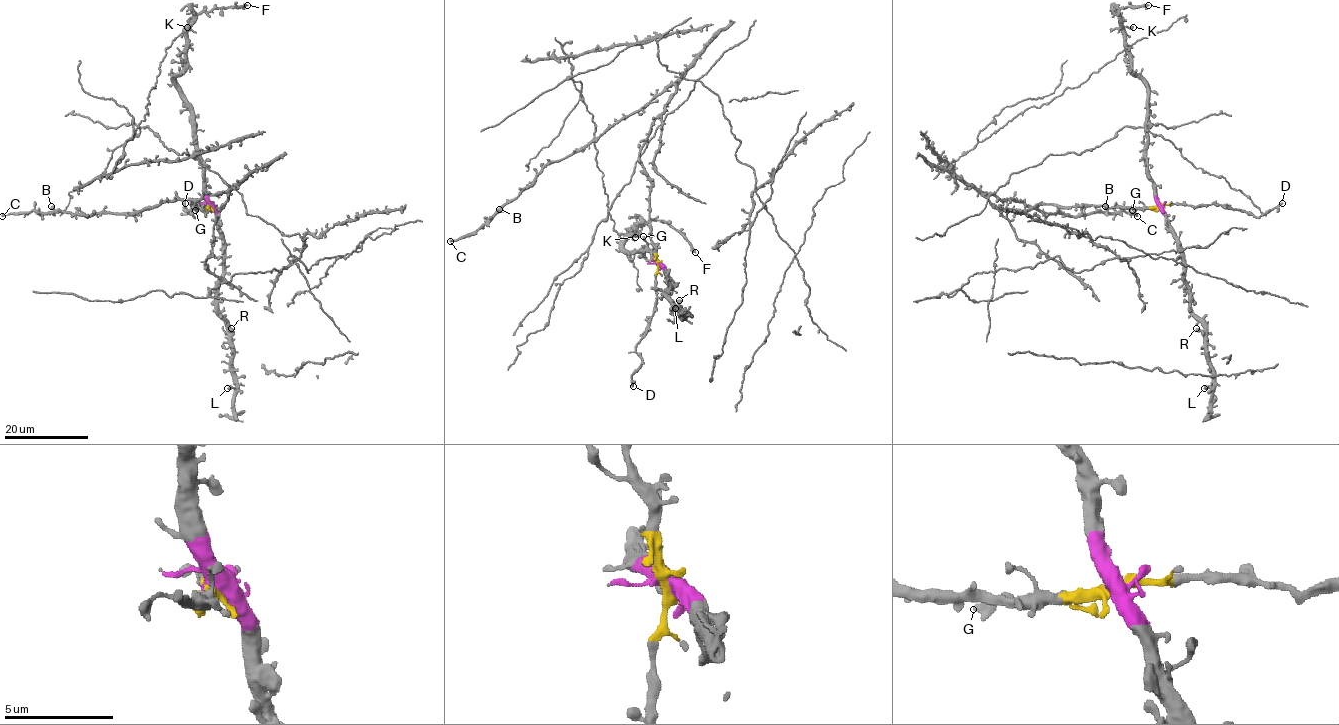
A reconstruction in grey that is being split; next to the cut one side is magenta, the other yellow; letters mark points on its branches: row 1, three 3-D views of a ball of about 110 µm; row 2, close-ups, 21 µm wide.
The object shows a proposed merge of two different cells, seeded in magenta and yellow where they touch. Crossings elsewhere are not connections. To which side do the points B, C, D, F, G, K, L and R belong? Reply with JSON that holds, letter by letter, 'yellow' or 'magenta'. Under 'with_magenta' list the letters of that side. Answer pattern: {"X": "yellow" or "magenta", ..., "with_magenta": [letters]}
{"B": "yellow", "C": "yellow", "D": "yellow", "F": "magenta", "G": "yellow", "K": "magenta", "L": "magenta", "R": "magenta", "with_magenta": ["F", "K", "L", "R"]}

